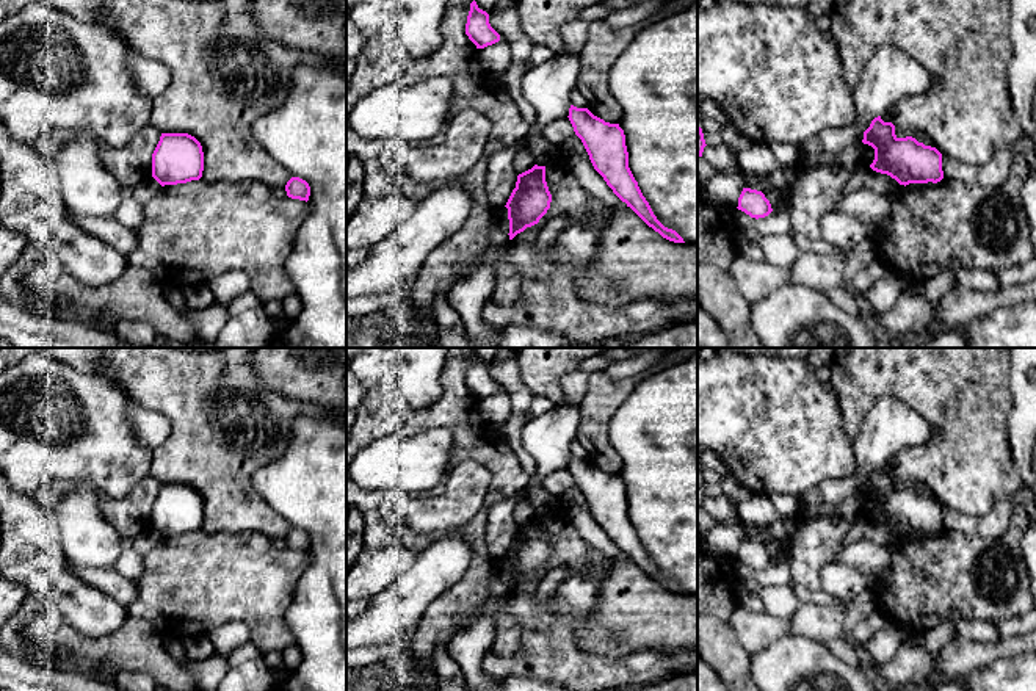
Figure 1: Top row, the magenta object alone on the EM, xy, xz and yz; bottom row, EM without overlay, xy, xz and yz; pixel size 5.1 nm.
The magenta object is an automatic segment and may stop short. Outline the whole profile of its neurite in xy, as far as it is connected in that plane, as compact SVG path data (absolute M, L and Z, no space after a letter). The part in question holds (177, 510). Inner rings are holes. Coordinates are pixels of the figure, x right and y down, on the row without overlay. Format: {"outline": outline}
{"outline": "M161 484L152 505L152 528L161 536L199 531L204 522L201 494L188 484Z"}

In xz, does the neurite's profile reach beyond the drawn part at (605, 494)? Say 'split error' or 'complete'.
complete

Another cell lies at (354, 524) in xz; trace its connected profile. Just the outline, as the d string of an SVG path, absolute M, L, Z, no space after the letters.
M356 508L346 514L346 572L353 567L357 556L364 552L362 544L364 519Z

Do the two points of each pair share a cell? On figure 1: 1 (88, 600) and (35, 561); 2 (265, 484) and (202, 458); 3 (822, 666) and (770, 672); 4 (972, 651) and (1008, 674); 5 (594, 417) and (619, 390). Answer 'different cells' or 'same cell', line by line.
1: same cell
2: different cells
3: same cell
4: different cells
5: same cell

